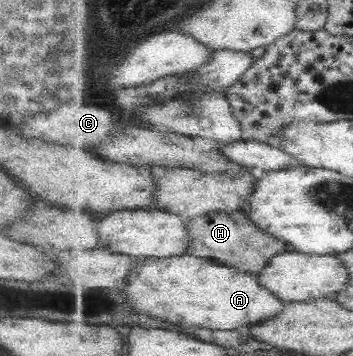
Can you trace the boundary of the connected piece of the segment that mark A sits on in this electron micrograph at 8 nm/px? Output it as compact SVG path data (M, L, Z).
M183 253L179 256L149 257L132 268L125 294L141 314L161 318L179 326L201 326L209 330L239 330L239 326L272 319L284 311L285 302L263 284L257 273L243 272L213 259Z

